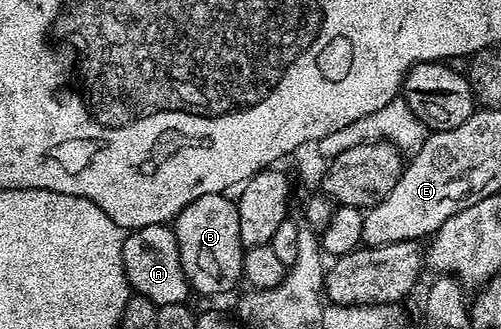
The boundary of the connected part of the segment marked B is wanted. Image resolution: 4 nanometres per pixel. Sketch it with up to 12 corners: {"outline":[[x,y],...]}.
{"outline":[[201,195],[175,216],[185,279],[214,298],[243,276],[237,204]]}

